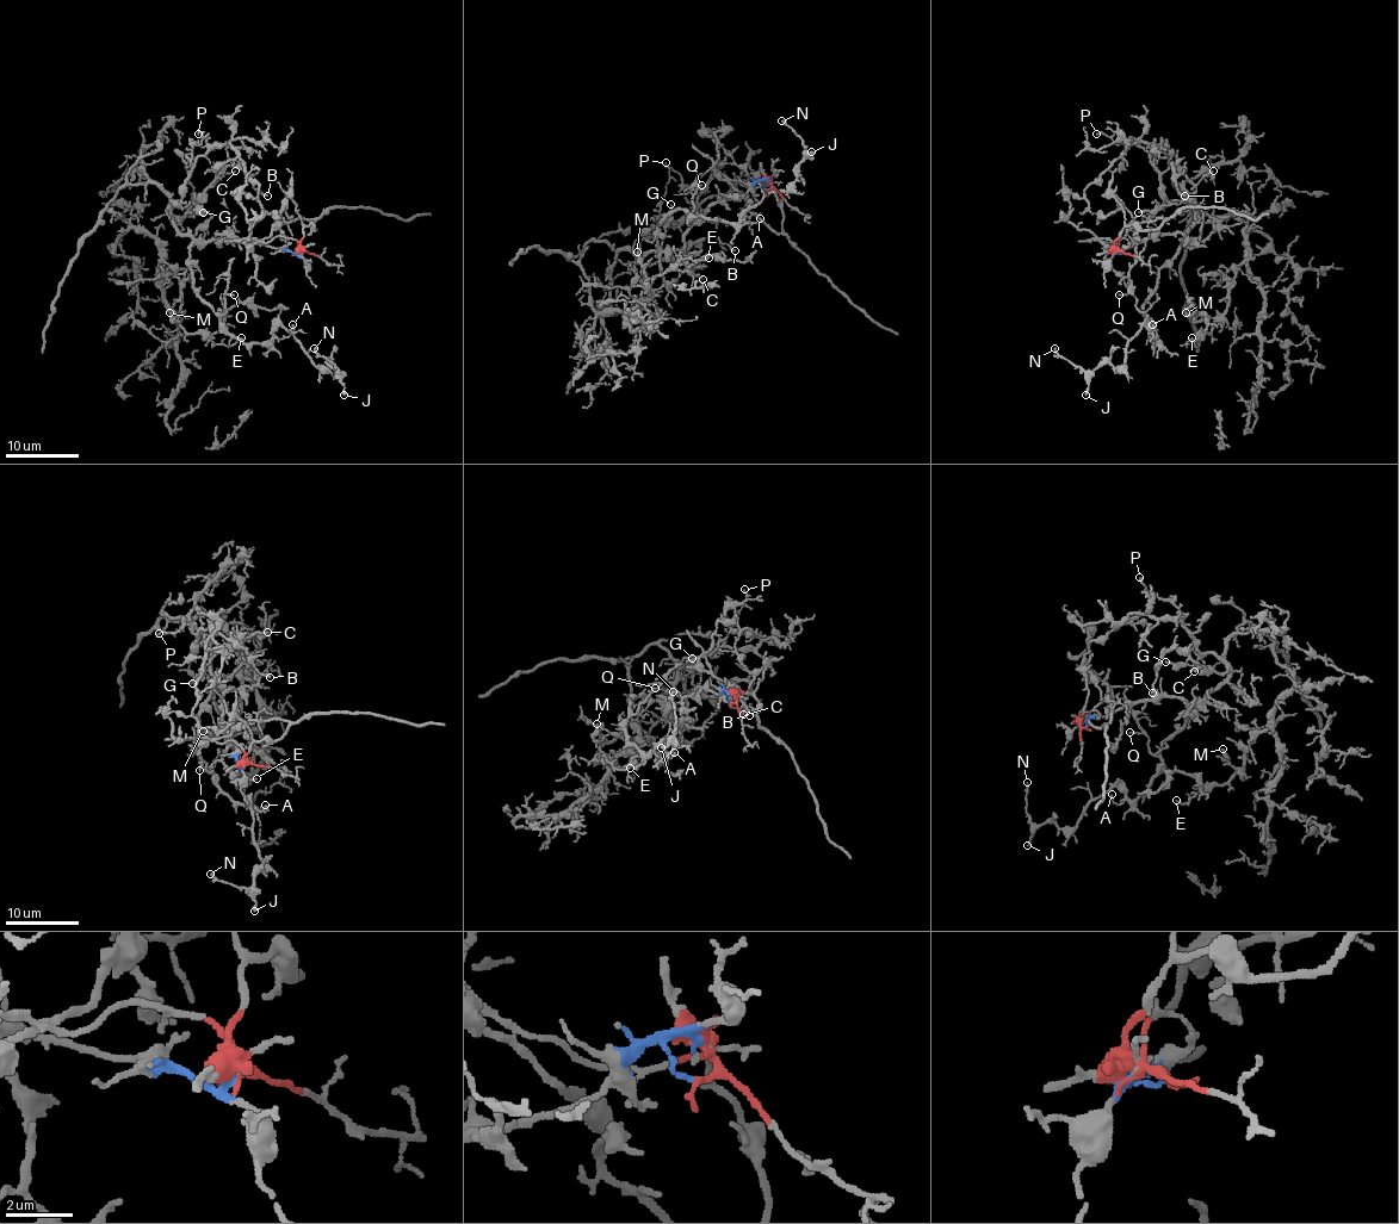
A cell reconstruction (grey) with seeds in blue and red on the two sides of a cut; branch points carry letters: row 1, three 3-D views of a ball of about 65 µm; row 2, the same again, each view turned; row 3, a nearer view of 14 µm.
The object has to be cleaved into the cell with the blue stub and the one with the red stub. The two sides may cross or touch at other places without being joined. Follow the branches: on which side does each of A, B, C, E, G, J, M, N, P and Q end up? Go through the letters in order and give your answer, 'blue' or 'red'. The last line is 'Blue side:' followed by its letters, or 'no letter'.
A: blue
B: blue
C: blue
E: blue
G: blue
J: blue
M: blue
N: blue
P: blue
Q: blue
Blue side: A, B, C, E, G, J, M, N, P, Q

